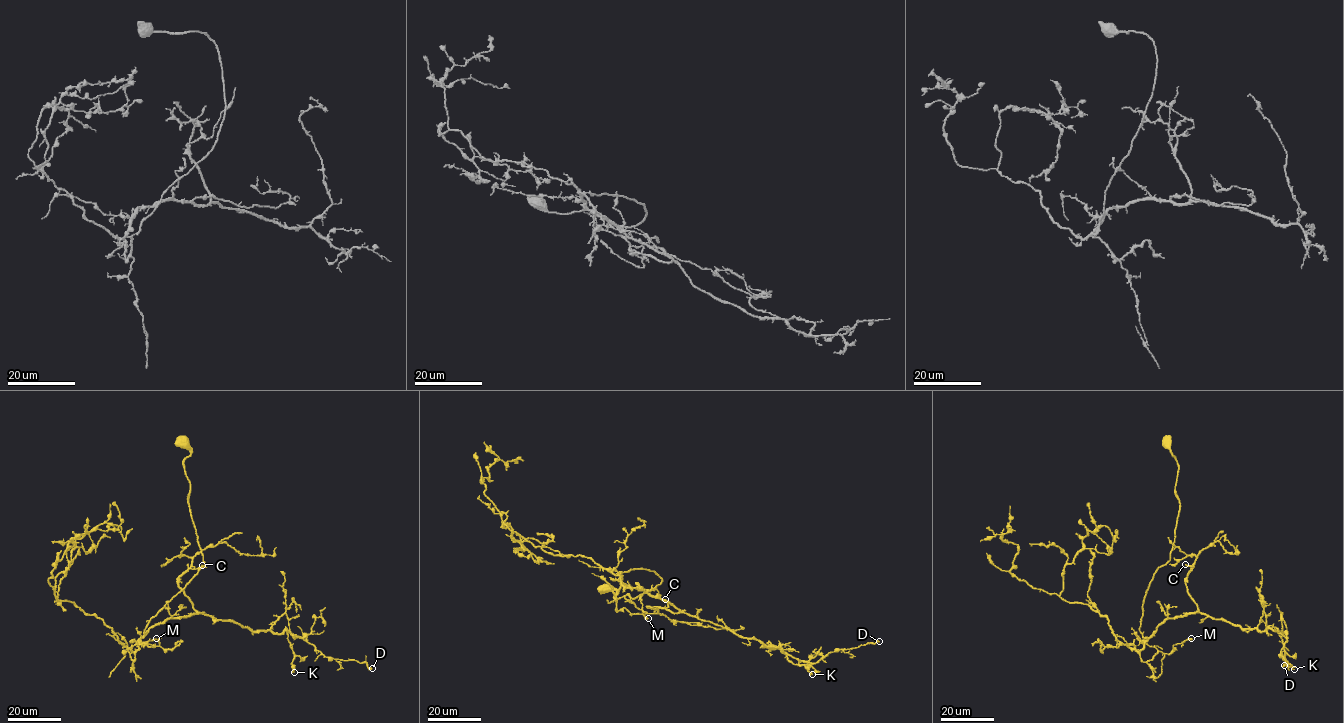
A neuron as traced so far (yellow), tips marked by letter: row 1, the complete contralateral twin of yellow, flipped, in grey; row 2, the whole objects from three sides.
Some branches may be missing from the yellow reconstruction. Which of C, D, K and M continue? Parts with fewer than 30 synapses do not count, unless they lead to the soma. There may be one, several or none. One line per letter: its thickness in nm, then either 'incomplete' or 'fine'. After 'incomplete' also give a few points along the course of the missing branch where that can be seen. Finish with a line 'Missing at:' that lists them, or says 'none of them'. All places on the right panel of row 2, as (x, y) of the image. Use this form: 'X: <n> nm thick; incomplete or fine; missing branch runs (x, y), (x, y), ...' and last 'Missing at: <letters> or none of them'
C: 240 nm thick; fine
D: 260 nm thick; fine
K: 100 nm thick; fine
M: 480 nm thick; fine
Missing at: none of them

